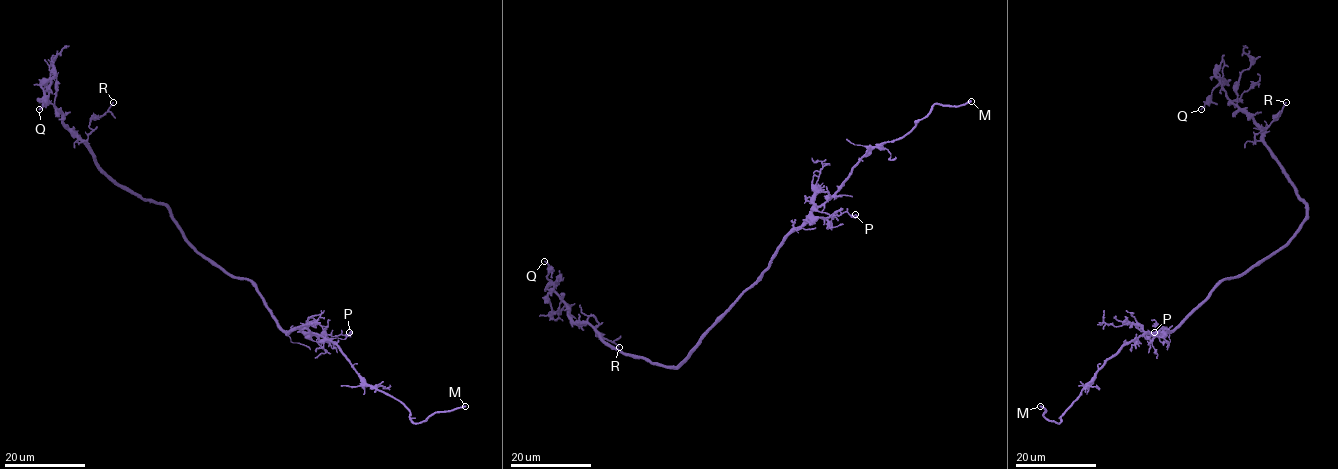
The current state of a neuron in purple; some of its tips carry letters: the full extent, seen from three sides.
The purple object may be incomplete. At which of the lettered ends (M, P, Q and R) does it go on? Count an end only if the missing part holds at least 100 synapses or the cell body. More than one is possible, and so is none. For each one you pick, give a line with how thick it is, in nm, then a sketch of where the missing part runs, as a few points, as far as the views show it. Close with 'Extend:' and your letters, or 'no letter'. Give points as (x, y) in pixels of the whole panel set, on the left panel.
M: Thickness 240 nm. Course of what is missing: (465, 406), (473, 411), (473, 427), (464, 437), (462, 447)
Extend: M

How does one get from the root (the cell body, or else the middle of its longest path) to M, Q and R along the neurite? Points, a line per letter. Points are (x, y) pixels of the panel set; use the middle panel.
M: (738, 299), (762, 274), (779, 244), (837, 190), (873, 147), (902, 137), (935, 104), (959, 106), (971, 101)
Q: (738, 299), (677, 366), (666, 366), (626, 356), (590, 325), (574, 321), (544, 261)
R: (738, 299), (677, 366), (622, 354), (599, 335), (587, 318), (593, 315), (598, 323), (595, 333), (619, 347)

